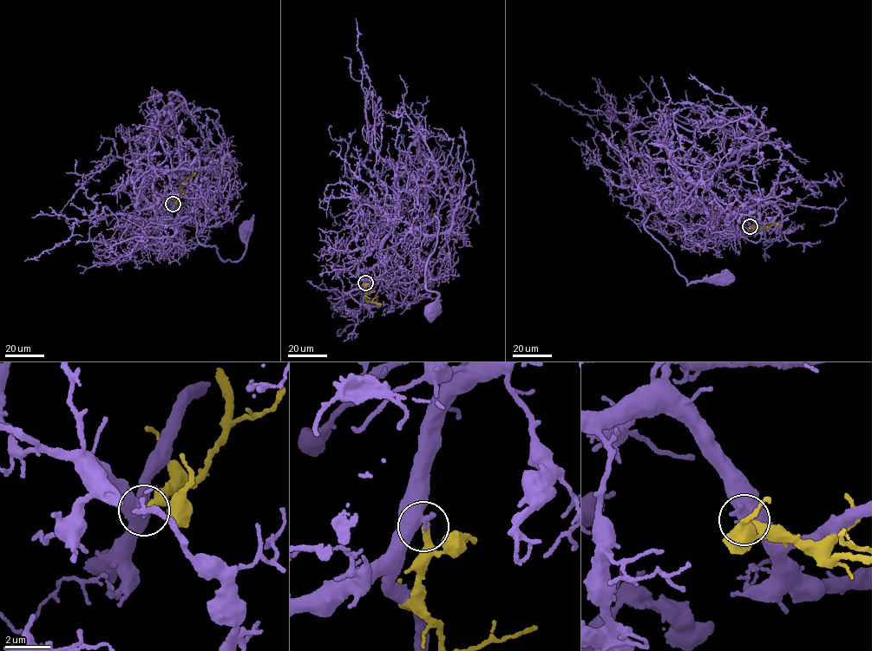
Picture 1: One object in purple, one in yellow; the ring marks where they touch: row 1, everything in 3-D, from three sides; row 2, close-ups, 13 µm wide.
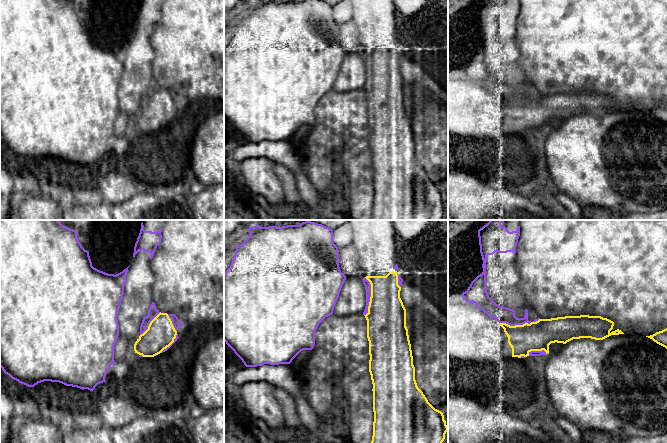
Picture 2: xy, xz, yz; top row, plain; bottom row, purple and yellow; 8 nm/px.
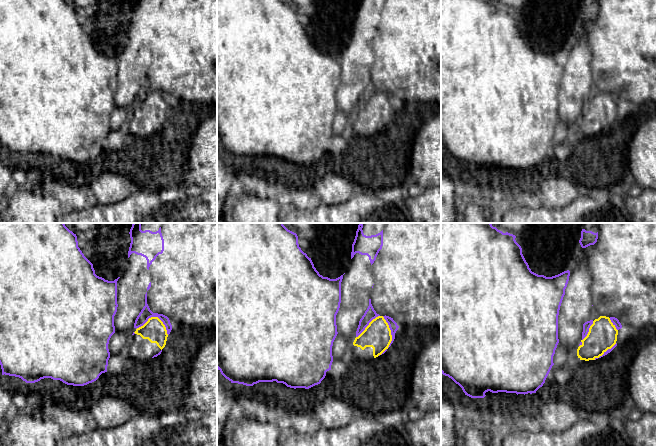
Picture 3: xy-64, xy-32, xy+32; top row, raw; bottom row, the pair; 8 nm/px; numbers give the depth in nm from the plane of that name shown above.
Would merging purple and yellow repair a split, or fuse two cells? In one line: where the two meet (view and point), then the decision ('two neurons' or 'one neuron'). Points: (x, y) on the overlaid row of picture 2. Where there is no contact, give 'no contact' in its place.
xz (370, 296) | two neurons

